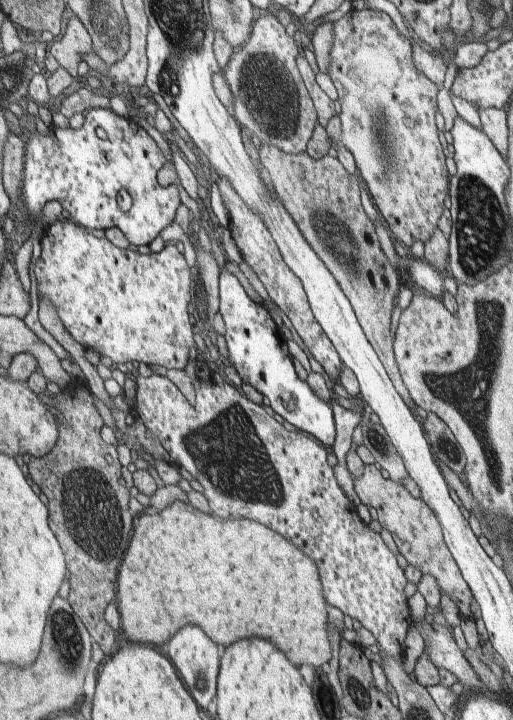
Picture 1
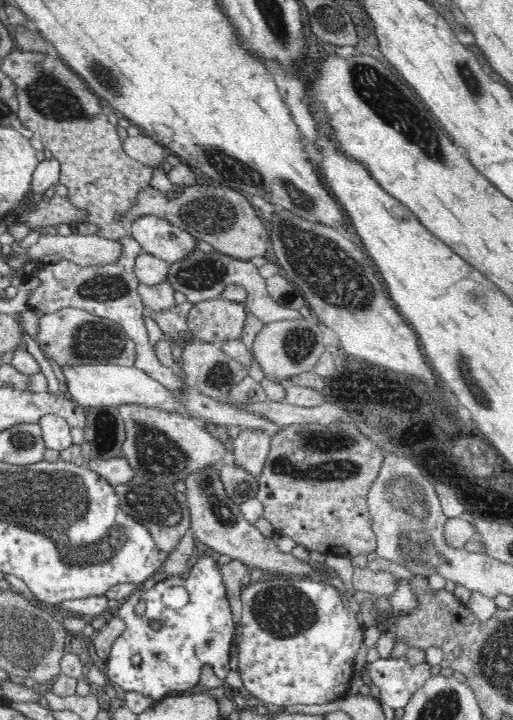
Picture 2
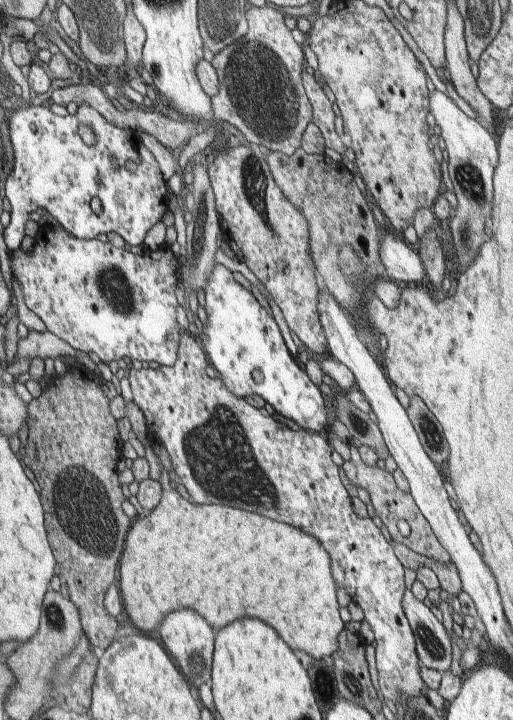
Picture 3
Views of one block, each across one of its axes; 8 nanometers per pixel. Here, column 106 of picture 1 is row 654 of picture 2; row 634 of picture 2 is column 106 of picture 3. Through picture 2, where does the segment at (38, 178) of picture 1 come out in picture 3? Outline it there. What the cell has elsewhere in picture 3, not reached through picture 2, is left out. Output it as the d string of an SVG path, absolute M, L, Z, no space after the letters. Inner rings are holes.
M31 104L7 116L16 155L16 178L34 198L32 212L44 208L62 228L81 239L117 232L125 238L127 246L145 245L146 236L154 232L154 224L166 220L166 212L171 211L174 201L170 180L163 177L156 157L140 141L136 128L113 125L90 105L80 105L76 115L61 117L49 108ZM82 123L94 131L94 144L82 141L78 133ZM128 160L136 163L136 172L128 172ZM92 198L100 199L101 214L96 215L90 207Z

